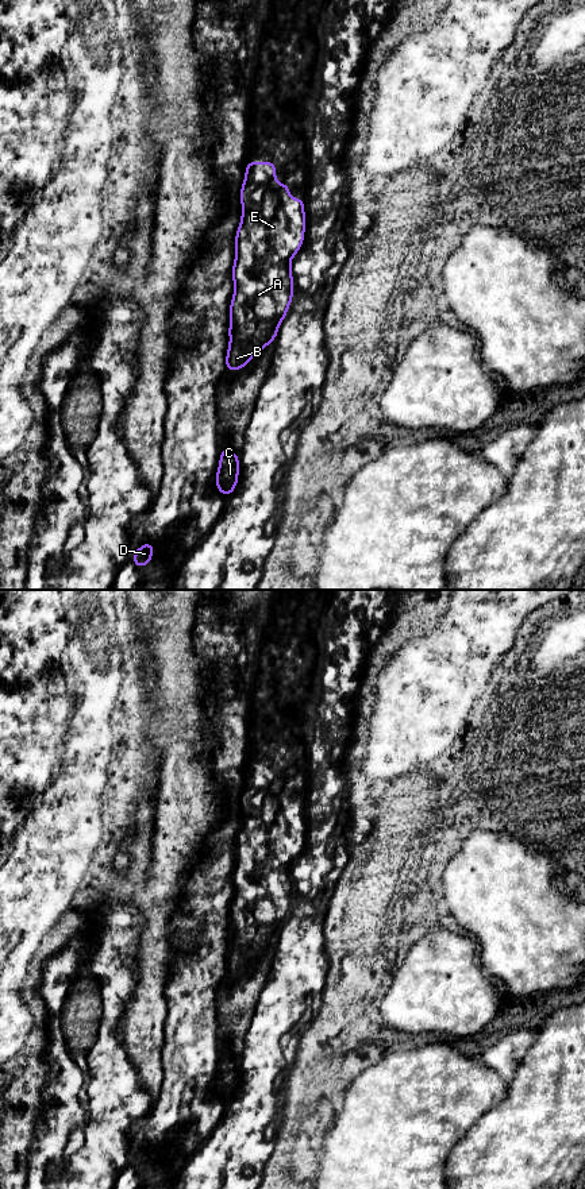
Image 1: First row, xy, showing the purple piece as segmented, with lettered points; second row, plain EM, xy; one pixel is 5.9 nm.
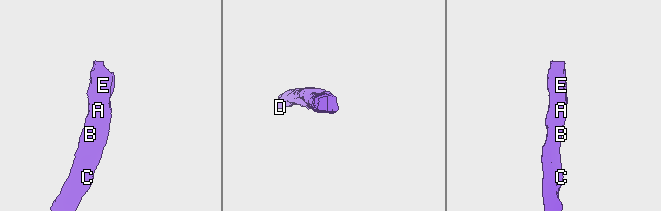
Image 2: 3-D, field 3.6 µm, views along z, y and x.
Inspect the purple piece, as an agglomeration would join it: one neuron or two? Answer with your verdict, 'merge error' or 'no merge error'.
no merge error

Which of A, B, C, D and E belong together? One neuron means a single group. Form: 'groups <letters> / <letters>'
groups A B C D E

